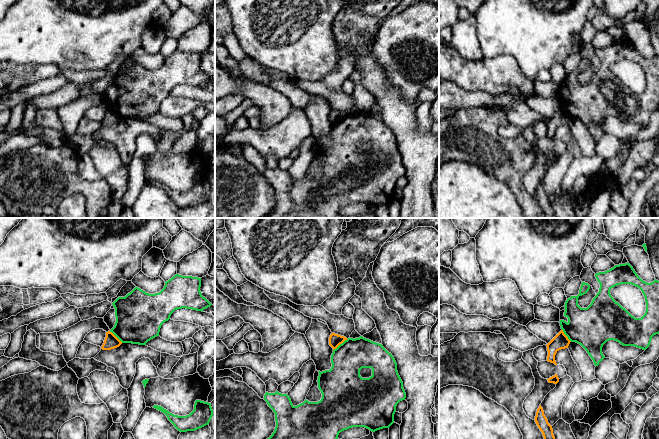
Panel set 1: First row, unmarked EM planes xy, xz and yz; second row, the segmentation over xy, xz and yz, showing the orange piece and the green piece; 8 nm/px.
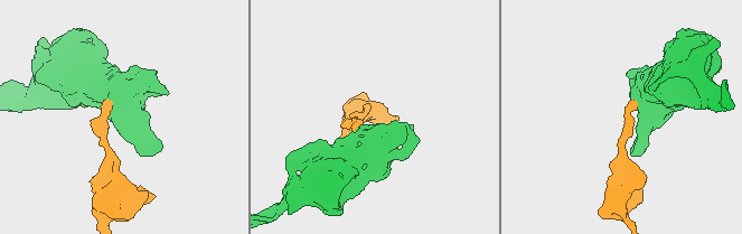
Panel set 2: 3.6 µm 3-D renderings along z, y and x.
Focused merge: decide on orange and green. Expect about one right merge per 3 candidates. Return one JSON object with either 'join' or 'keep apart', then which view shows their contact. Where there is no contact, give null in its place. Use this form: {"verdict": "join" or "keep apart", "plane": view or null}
{"verdict": "keep apart", "plane": "xz"}

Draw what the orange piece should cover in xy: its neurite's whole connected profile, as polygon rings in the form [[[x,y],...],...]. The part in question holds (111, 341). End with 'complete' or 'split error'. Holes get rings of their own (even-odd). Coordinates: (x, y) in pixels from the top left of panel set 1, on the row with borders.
[[[110,331],[106,332],[104,343],[101,347],[103,350],[111,350],[119,347],[122,342]]]; complete

